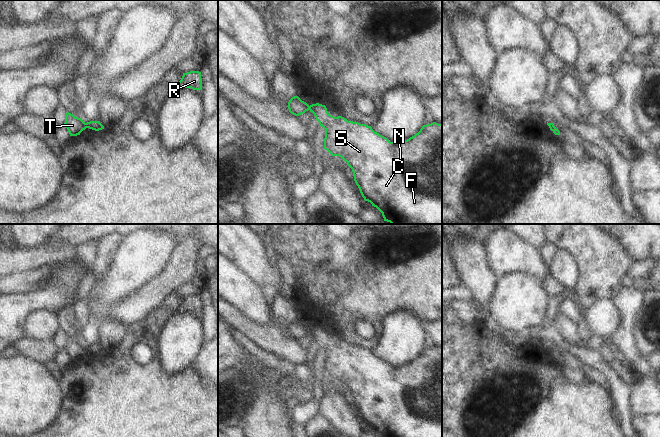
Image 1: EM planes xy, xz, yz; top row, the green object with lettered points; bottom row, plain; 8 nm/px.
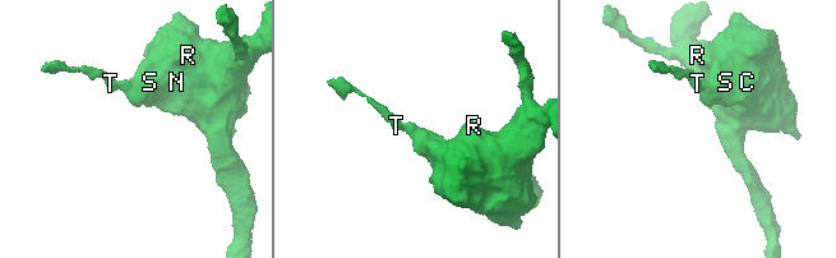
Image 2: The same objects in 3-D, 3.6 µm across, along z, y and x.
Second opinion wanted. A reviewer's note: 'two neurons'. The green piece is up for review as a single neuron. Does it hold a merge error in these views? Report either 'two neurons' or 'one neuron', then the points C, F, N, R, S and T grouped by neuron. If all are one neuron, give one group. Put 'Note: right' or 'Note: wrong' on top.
Note: right
two neurons; groups C F N R S / T

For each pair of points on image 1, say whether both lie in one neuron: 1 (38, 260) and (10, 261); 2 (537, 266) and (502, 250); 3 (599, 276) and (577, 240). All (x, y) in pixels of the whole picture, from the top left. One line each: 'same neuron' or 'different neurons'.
1: same neuron
2: same neuron
3: same neuron

